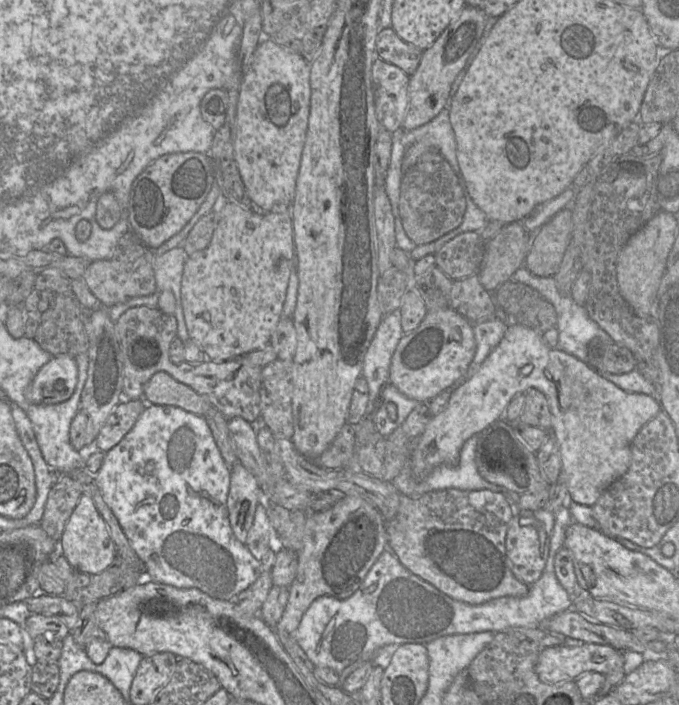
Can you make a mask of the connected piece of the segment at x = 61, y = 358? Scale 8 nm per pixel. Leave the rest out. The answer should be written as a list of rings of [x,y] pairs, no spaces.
[[[56,355],[43,365],[28,388],[26,399],[34,404],[56,404],[71,397],[78,383],[74,356]]]

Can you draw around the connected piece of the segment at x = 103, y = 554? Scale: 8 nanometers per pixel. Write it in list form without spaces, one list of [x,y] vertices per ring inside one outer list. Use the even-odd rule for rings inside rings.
[[[82,495],[65,525],[58,542],[59,553],[76,570],[88,575],[97,575],[108,569],[116,559],[115,545],[109,531],[98,513],[92,498]]]

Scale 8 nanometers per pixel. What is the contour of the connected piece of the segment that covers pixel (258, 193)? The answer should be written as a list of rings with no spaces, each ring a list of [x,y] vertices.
[[[264,37],[242,77],[234,120],[234,159],[254,207],[269,211],[291,208],[306,140],[310,97],[310,63],[301,54],[285,49],[273,39]]]

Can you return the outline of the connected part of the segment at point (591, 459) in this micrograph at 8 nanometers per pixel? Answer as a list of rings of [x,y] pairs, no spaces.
[[[509,322],[502,340],[484,360],[478,371],[471,378],[463,379],[455,385],[445,410],[434,415],[423,433],[414,441],[408,463],[413,477],[422,480],[441,465],[456,467],[464,443],[503,418],[512,398],[529,388],[540,390],[547,398],[552,414],[551,434],[559,444],[561,472],[565,476],[566,488],[574,502],[587,506],[593,506],[603,491],[626,473],[631,461],[632,440],[662,409],[657,396],[627,392],[607,380],[588,363],[559,348],[549,347],[543,341],[542,334],[534,329],[517,322]]]

